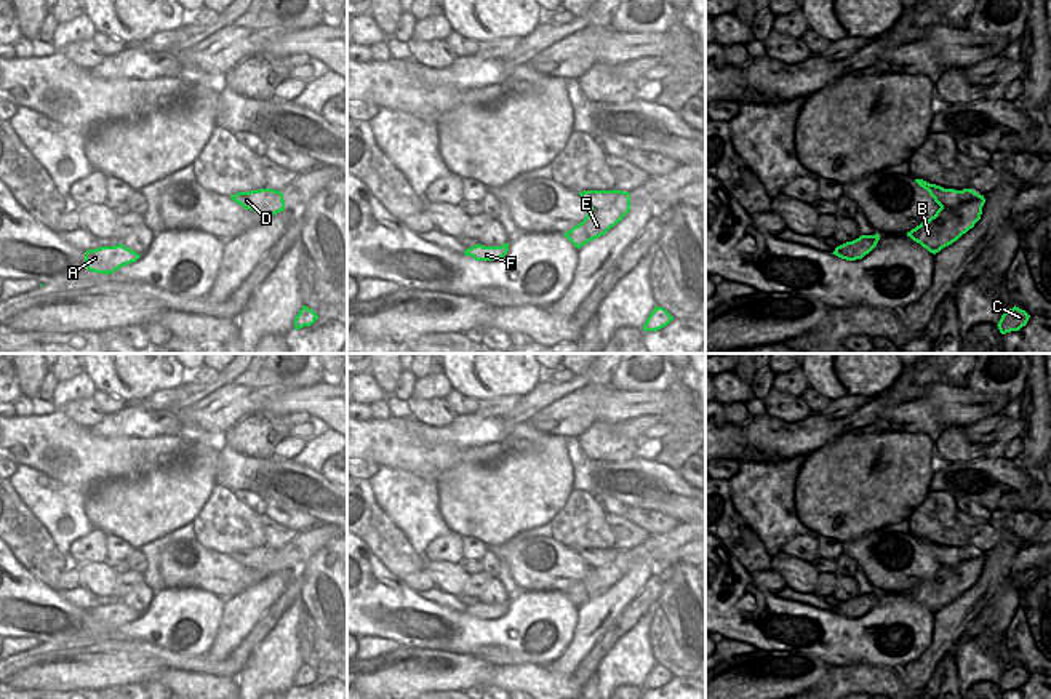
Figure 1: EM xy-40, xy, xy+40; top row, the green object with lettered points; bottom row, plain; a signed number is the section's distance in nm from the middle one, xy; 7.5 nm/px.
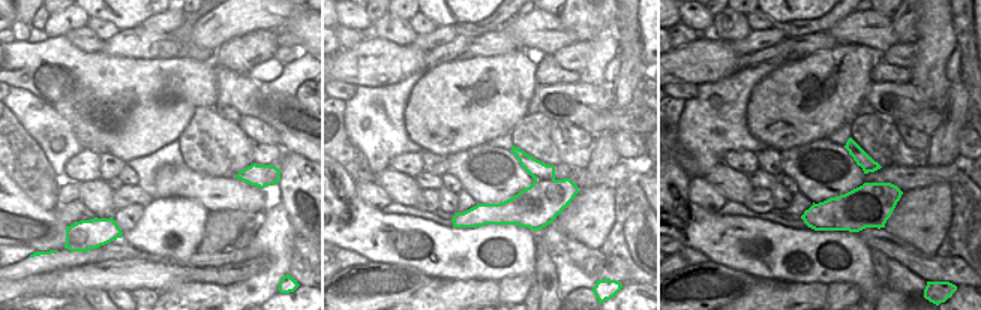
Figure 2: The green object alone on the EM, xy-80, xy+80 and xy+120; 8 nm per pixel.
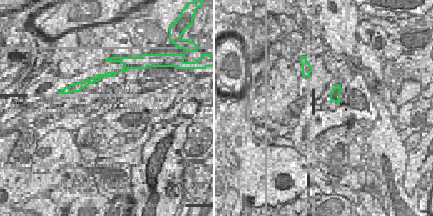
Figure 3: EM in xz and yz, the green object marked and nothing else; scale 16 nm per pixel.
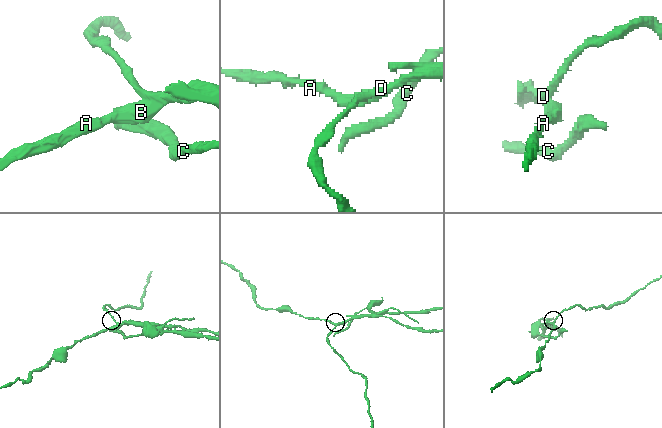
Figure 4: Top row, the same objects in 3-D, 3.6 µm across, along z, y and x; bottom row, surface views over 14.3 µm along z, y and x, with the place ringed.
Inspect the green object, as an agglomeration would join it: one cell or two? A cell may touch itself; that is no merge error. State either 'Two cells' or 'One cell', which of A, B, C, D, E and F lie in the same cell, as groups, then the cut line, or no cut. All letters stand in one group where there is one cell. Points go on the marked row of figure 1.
Two cells. Groups: A B E F / C D. Split along xy (629, 197), (619, 197), (607, 208), (591, 210)

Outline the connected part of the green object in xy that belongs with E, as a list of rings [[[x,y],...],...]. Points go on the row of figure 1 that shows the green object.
[[[621,197],[613,206],[590,210],[582,222],[563,235],[579,250],[585,243],[605,235],[629,213],[629,197]]]

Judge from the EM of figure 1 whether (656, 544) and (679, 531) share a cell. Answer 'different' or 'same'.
same

